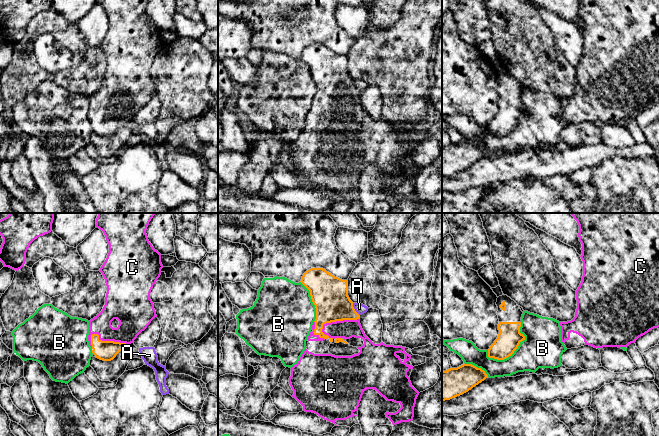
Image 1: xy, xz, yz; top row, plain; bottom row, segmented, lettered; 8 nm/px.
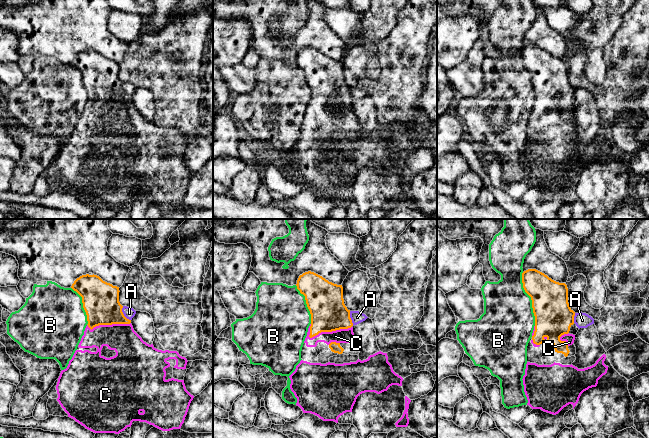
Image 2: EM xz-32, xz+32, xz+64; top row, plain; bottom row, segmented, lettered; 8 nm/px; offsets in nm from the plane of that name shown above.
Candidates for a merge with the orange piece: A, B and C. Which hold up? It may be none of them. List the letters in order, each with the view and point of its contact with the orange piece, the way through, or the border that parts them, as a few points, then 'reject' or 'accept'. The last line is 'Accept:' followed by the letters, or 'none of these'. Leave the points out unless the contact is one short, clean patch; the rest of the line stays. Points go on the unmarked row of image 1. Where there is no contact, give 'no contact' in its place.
A: meets orange in xz at (354, 85); border along xz (352, 79), (352, 82), (359, 91); reject
B: meets orange in yz at (516, 124); reject
C: meets orange in xz at (338, 96); accept
Accept: C

